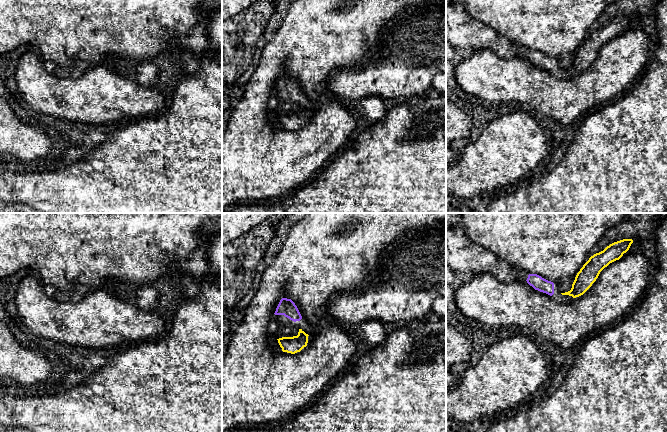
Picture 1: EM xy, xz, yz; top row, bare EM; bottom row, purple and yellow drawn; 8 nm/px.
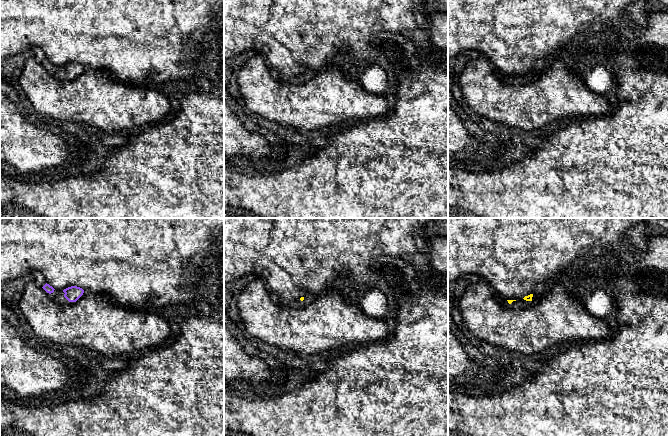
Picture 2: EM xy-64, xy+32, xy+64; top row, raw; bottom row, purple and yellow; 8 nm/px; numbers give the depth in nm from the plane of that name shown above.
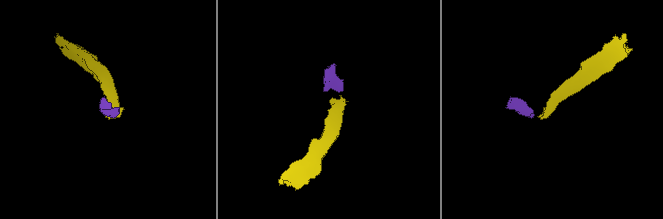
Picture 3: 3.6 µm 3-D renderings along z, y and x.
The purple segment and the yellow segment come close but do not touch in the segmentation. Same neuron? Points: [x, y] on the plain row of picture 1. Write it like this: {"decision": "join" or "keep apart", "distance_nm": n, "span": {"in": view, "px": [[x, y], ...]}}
{"decision": "join", "distance_nm": 60, "span": {"in": "yz", "px": [[553, 69], [561, 69]]}}

